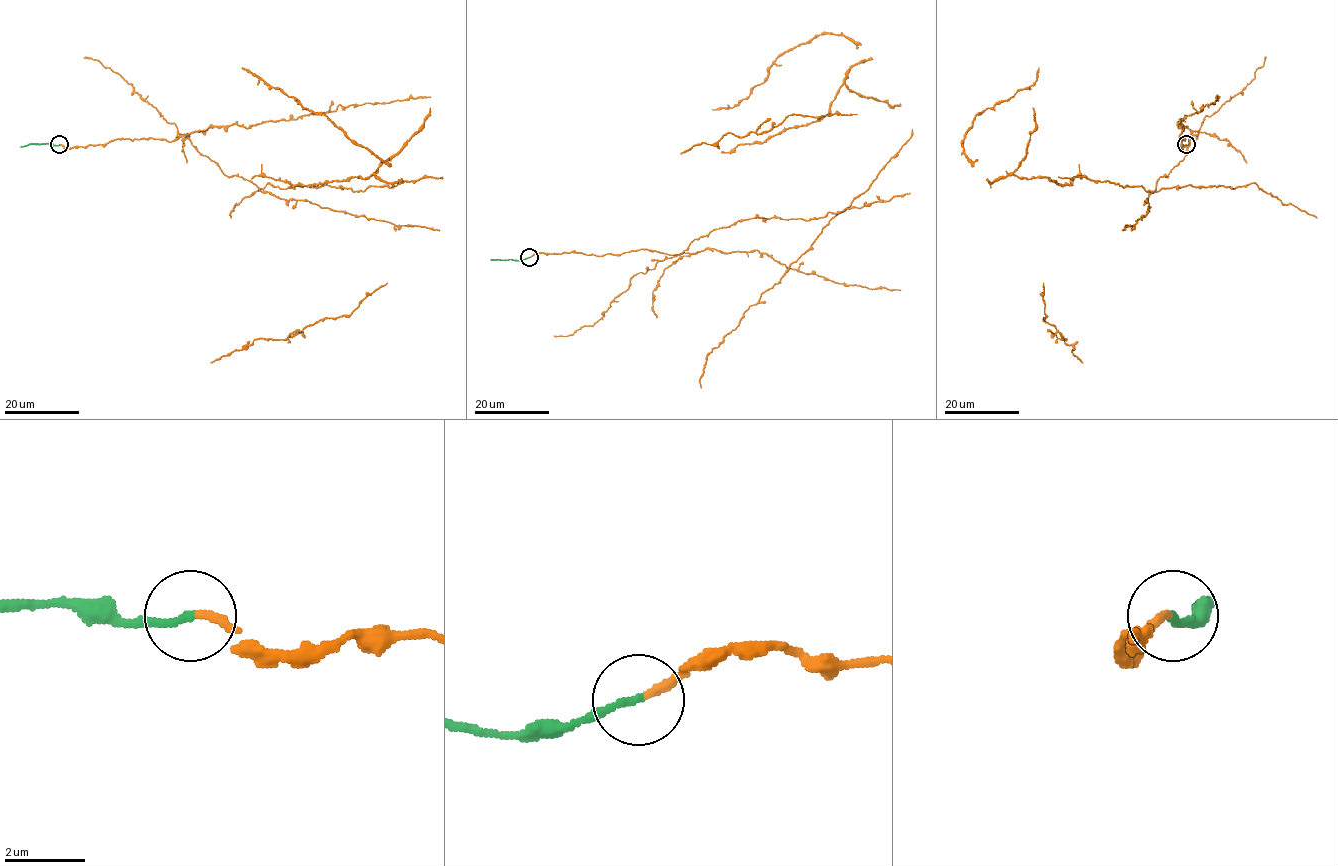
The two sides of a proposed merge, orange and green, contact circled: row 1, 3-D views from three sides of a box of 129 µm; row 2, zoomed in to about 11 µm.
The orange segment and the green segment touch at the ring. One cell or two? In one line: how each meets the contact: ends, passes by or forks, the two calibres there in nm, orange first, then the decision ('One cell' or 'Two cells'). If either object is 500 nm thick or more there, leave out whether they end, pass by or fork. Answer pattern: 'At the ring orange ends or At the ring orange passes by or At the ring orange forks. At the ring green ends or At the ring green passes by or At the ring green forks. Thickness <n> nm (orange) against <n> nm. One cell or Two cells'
At the ring orange ends. At the ring green ends. Thickness 200 nm (orange) against 180 nm. One cell

